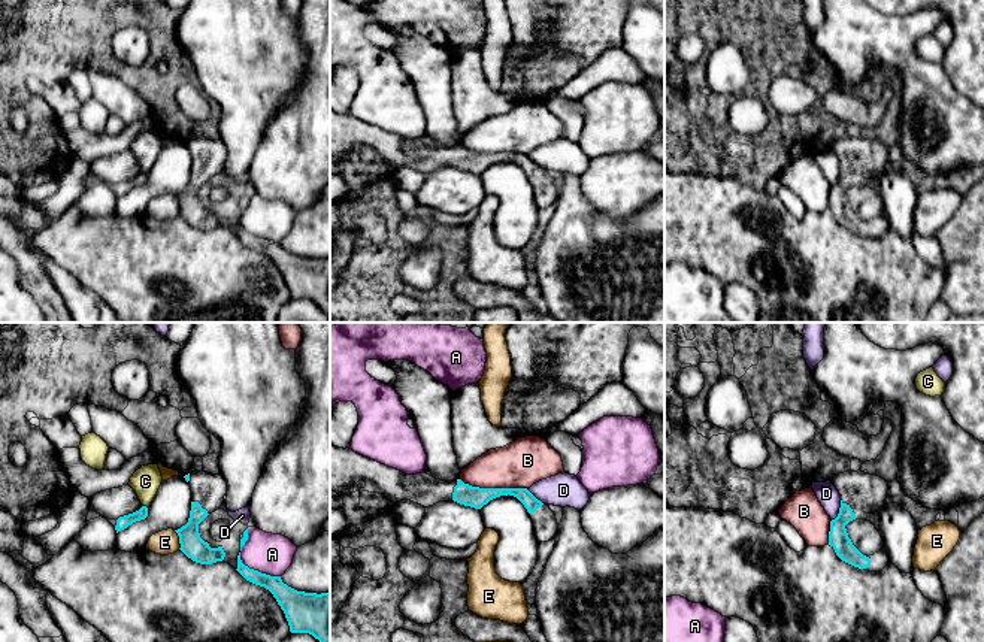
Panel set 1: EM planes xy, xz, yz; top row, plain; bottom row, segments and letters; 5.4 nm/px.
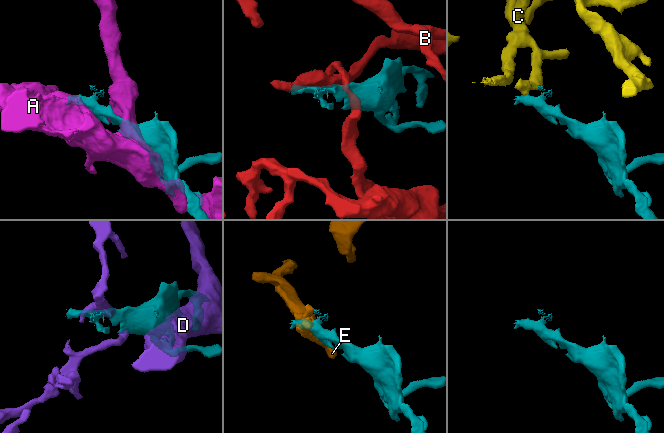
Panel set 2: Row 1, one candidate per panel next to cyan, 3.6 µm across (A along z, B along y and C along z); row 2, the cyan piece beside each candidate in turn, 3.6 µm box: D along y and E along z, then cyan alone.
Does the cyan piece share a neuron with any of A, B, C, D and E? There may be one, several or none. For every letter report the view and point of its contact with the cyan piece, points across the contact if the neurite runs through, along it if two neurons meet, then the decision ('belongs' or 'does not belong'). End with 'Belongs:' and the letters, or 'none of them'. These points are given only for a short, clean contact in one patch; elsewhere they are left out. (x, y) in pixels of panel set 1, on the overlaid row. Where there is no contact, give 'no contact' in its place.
A: meets cyan in xy at (244, 565); does not belong
B: meets cyan in xz at (493, 488); does not belong
C: meets cyan in xy at (145, 506); border along xy (144, 505), (147, 508); does not belong
D: meets cyan in yz at (839, 511); border along yz (841, 500), (839, 511), (832, 520); does not belong
E: meets cyan in xy at (179, 539); border along xy (173, 530), (179, 539), (179, 548); does not belong
Belongs: none of them

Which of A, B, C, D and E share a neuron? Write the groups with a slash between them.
A / B / C / D / E

